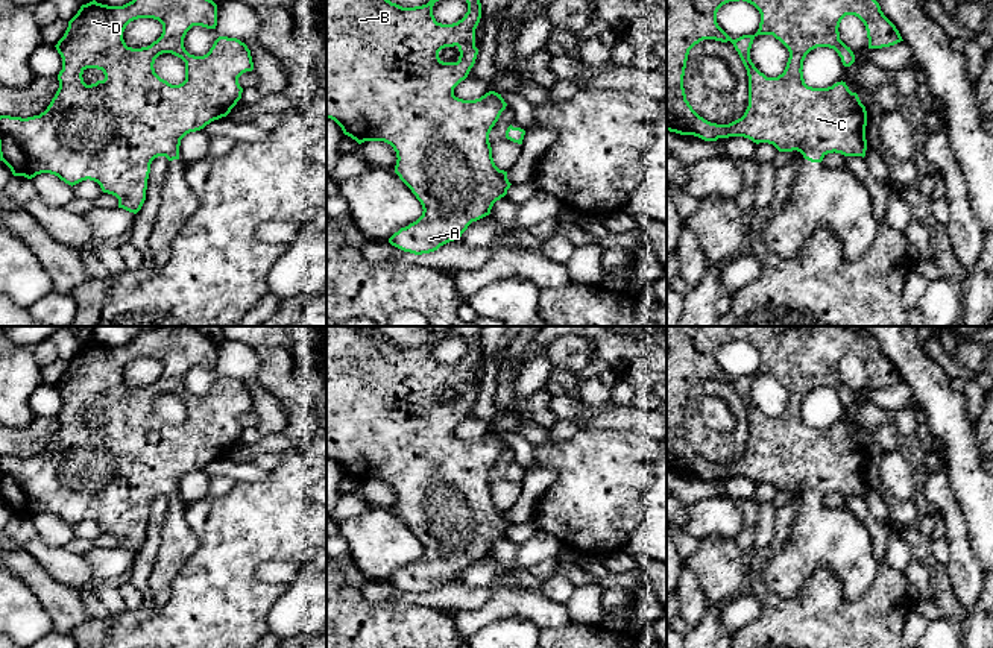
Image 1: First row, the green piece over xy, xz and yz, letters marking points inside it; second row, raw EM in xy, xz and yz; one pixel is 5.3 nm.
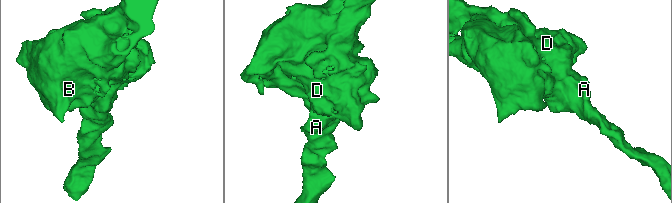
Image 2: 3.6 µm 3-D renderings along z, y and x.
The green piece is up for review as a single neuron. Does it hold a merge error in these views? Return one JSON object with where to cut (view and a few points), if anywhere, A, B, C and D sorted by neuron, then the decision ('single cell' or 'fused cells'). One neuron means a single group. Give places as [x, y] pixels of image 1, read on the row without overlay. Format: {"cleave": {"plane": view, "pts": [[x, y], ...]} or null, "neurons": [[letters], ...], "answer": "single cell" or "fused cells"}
{"cleave": null, "neurons": [["A", "B", "C", "D"]], "answer": "single cell"}

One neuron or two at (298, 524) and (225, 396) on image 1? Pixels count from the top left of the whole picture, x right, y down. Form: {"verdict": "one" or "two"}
{"verdict": "two"}

